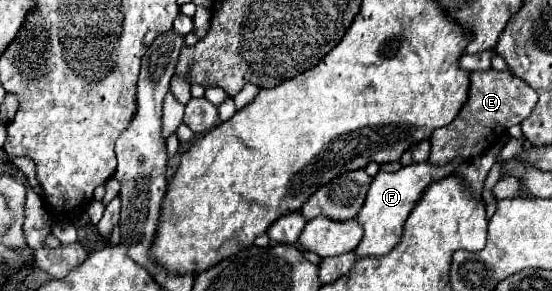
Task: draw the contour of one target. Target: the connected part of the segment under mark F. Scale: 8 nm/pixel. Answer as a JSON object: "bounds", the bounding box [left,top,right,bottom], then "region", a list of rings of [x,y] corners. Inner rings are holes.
{"bounds":[355,160,457,258],"region":[[[457,160],[451,164],[445,164],[445,166],[433,166],[429,162],[423,162],[423,164],[403,166],[397,172],[379,172],[373,178],[371,188],[367,192],[367,200],[357,214],[357,220],[361,222],[365,234],[363,234],[363,240],[359,242],[359,246],[355,248],[355,254],[359,258],[387,254],[399,242],[405,220],[411,214],[411,210],[417,206],[417,202],[421,200],[427,186],[451,176],[455,172],[455,168],[457,168]]]}

